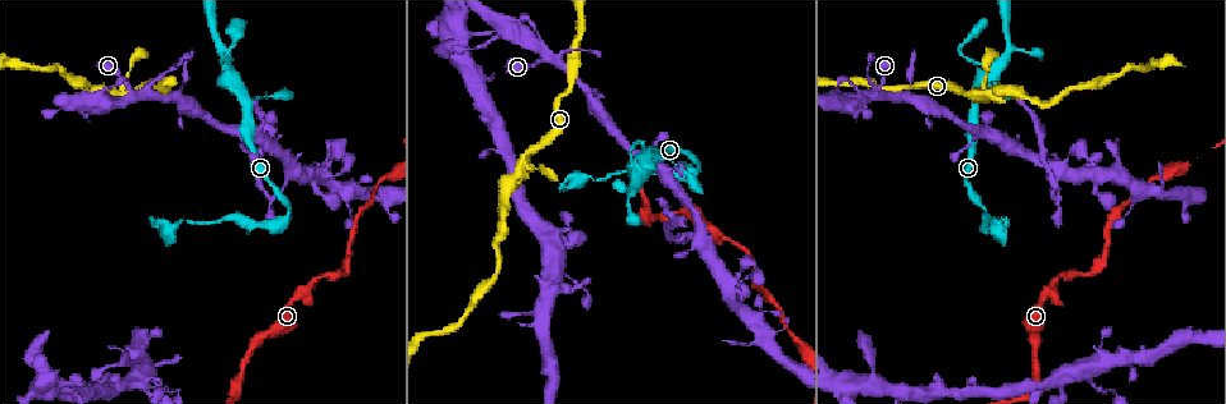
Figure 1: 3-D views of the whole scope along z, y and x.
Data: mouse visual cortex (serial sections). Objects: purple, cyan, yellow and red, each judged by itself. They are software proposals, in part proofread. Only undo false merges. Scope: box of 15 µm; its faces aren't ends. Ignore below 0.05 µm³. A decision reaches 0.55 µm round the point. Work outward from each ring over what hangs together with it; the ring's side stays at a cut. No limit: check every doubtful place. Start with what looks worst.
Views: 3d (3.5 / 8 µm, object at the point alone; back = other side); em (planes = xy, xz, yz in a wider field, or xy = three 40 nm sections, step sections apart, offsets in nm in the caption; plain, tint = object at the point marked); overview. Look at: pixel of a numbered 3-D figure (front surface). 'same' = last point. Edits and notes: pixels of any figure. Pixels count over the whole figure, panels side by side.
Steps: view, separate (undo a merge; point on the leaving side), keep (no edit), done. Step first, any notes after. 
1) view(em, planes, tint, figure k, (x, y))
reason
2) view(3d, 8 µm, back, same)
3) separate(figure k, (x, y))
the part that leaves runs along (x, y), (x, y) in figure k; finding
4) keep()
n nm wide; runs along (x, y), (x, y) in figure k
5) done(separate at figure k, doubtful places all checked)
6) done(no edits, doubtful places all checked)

view(3d, 3.5 µm, back, figure 1, (979, 94))
side arm on a straight run

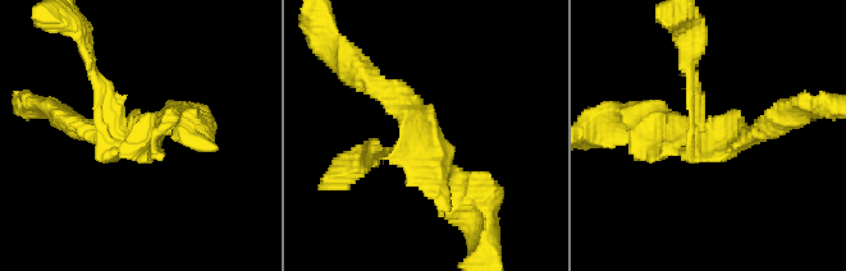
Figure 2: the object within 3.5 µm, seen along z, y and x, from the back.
view(em, xy, step 5, plain, figure 2, (711, 130))

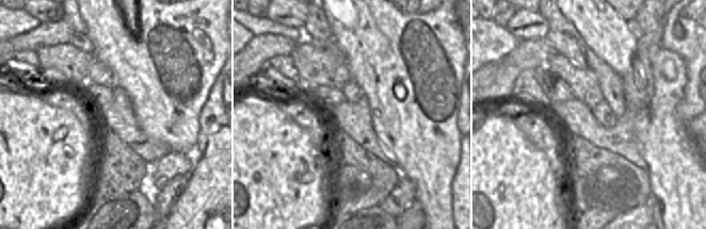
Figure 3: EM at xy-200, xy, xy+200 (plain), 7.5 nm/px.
view(em, xy, step 5, tint, same)
with the object marked

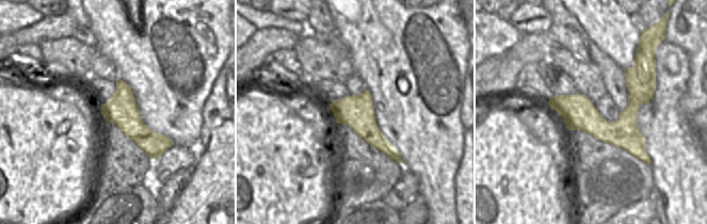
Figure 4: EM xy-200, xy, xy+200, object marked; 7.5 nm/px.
keep()
260 nm wide; runs along (371, 83), (474, 198) in figure 2; one cell here

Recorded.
view(3d, 3.5 µm, figure 1, (136, 94))
four-way junction

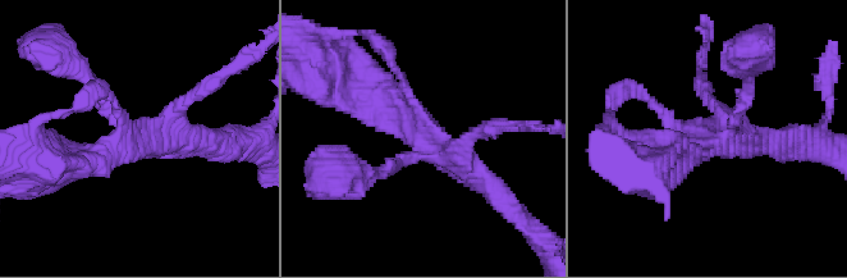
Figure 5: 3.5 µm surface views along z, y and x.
view(em, planes, tint, figure 5, (723, 143))
now the EM

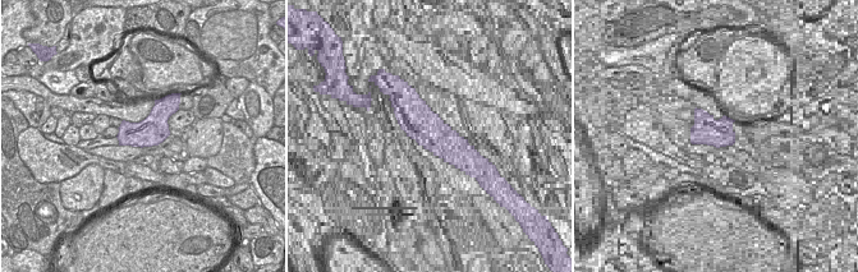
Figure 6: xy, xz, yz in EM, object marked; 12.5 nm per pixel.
keep()
runs along (87, 78), (142, 145), (209, 141) in figure 5; continuous, no second cell

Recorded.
view(3d, 3.5 µm, figure 1, (696, 237))
arms part here

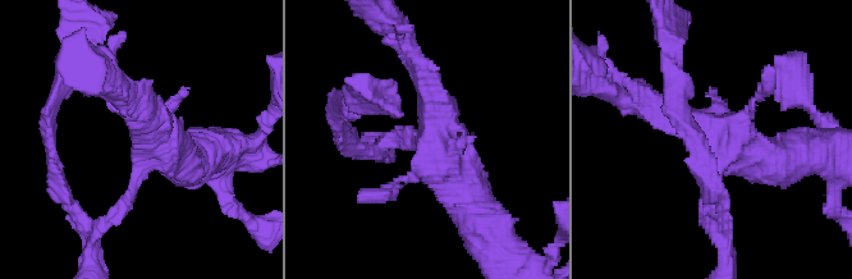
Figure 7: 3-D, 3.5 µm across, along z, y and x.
view(em, planes, tint, figure 7, (145, 160))
need the tissue

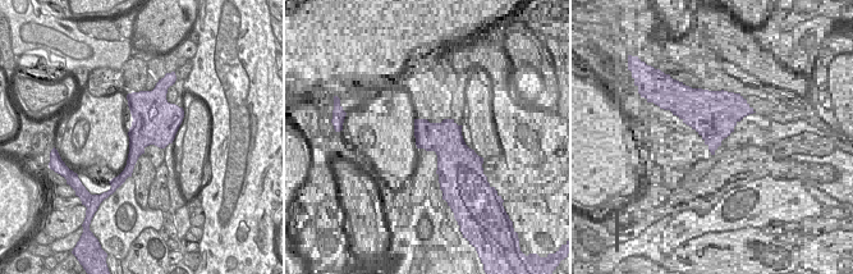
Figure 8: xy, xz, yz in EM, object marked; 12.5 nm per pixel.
keep()
runs along (427, 81), (440, 137), (479, 215) in figure 7; continuous, no second cell

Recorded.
view(3d, 3.5 µm, figure 1, (1057, 199))
a fork

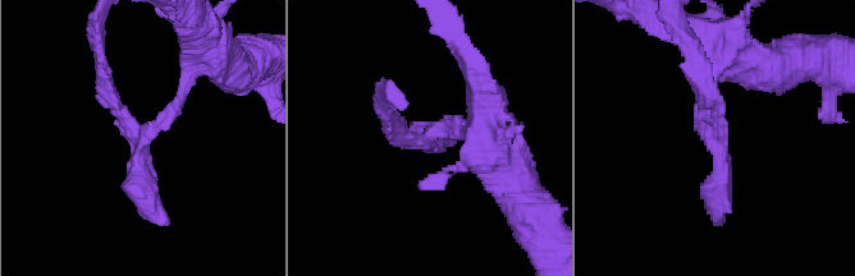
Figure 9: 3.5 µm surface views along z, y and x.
keep()
runs along (476, 136), (414, 139), (387, 116) in figure 9; continuous, no second cell

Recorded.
done(no edits, doubtful places all checked)

